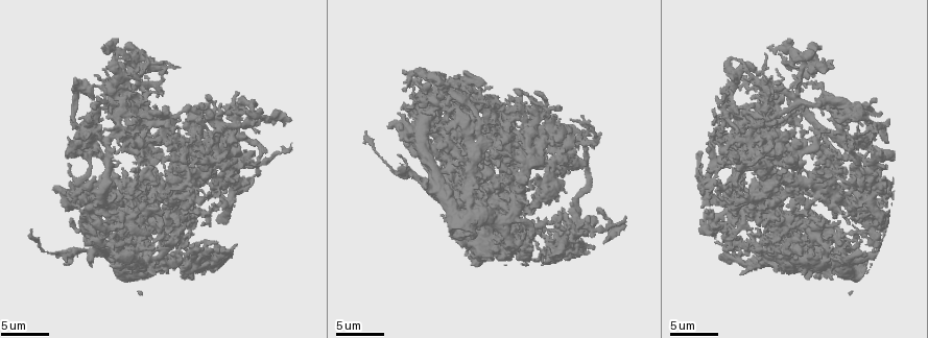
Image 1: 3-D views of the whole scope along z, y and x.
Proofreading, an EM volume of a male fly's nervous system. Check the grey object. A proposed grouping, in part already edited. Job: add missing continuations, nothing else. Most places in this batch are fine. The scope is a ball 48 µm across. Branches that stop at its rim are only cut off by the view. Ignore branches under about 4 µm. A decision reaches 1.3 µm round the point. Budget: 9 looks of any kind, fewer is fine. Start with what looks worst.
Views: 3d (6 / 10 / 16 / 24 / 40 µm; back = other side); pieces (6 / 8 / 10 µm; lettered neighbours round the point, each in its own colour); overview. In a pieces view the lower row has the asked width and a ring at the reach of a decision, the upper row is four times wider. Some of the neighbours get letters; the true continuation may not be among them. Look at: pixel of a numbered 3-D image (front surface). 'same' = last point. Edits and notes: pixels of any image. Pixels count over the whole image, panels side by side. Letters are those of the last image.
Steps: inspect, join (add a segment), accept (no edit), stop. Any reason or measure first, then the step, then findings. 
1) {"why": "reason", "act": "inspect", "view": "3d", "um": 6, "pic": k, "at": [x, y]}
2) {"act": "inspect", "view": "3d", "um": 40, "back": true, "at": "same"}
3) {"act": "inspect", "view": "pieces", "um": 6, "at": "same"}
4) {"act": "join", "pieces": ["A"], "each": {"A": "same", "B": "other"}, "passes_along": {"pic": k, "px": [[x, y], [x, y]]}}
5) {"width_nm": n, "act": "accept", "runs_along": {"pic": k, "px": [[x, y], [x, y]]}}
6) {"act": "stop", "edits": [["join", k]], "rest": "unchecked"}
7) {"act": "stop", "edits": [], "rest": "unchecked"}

{"act": "inspect", "view": "pieces", "um": 6, "pic": 1, "at": [236, 95]}

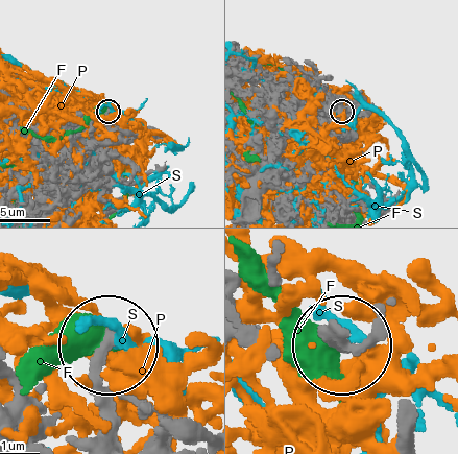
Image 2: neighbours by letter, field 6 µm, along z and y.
{"width_nm": 260, "act": "accept", "each": {"F": "other", "P": "other", "S": "other"}, "found": "none of them fits"}

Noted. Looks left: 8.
{"why": "free end", "act": "inspect", "view": "3d", "um": 10, "pic": 1, "at": [66, 257]}

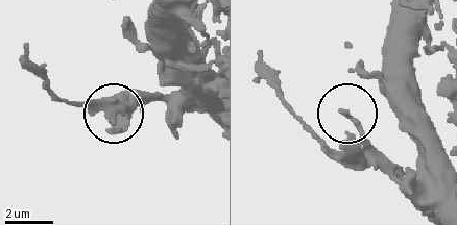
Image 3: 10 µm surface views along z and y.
{"act": "inspect", "view": "pieces", "um": 8, "pic": 3, "at": [341, 111]}

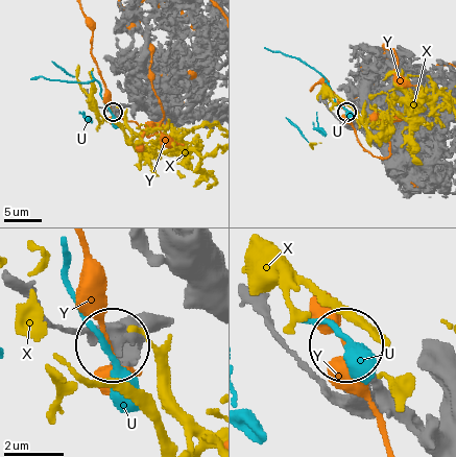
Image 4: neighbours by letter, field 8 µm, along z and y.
{"act": "accept", "each": {"U": "other", "X": "other", "Y": "other"}, "found": "none of them fits"}

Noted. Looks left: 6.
{"why": "tapers out", "act": "inspect", "view": "pieces", "um": 6, "pic": 1, "at": [764, 54]}

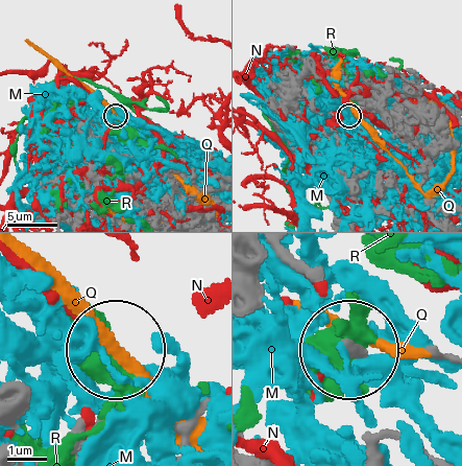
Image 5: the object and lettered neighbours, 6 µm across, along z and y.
{"act": "accept", "each": {"M": "other", "N": "other", "Q": "other", "R": "other"}, "found": "no lettered segment goes on from it"}

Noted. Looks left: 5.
{"why": "an open end", "act": "inspect", "view": "pieces", "um": 10, "pic": 1, "at": [226, 156]}

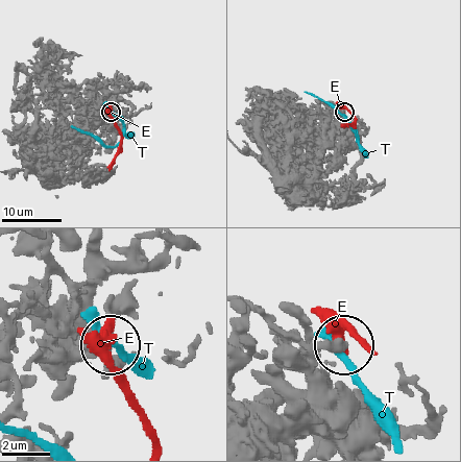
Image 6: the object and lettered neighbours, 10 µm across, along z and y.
{"act": "accept", "each": {"E": "other", "T": "other"}, "found": "no lettered segment goes on from it"}

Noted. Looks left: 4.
{"act": "stop", "edits": [], "rest": "unchecked"}

